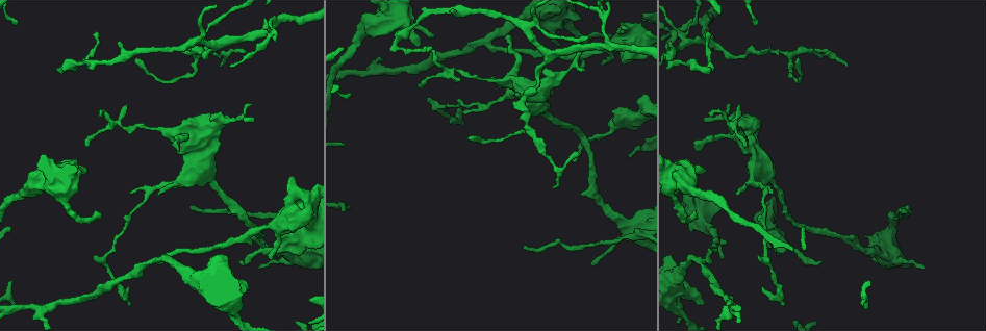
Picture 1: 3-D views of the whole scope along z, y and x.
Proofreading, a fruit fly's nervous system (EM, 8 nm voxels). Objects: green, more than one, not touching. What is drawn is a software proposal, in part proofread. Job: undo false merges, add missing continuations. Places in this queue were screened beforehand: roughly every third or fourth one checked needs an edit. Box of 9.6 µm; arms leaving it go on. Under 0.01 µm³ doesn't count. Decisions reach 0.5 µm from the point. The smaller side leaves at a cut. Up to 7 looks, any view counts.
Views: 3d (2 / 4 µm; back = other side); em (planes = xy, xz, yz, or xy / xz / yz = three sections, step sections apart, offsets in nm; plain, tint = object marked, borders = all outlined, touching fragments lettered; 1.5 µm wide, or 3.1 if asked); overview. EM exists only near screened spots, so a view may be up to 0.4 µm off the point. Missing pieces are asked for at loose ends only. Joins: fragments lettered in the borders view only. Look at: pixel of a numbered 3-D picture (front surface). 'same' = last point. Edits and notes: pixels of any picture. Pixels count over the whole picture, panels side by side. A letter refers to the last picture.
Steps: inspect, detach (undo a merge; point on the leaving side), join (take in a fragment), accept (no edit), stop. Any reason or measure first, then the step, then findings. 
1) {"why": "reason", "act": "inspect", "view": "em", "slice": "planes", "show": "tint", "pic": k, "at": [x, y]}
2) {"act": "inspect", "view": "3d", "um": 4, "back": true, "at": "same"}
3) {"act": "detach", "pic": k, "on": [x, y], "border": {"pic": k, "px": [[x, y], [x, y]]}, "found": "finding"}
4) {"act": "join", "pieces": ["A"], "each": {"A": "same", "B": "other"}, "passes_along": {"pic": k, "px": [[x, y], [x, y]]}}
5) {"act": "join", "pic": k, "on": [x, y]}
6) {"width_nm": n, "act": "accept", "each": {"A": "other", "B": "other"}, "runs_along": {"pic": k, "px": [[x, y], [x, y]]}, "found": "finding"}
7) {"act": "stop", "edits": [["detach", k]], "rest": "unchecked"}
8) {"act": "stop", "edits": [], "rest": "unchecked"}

{"why": "calibre changes", "act": "inspect", "view": "3d", "um": 4, "pic": 1, "at": [680, 279]}

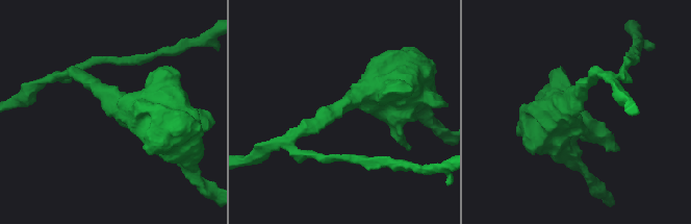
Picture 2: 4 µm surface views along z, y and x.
{"arm_widths_nm": [220, 700], "why": "now the EM", "act": "inspect", "view": "em", "slice": "xz", "step": 4, "show": "tint", "pic": 2, "at": [342, 107]}

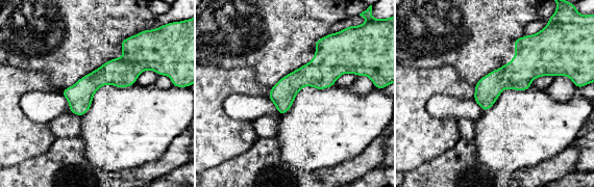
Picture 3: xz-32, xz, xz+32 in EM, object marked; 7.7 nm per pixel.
{"act": "inspect", "view": "em", "slice": "planes", "show": "borders", "at": "same"}

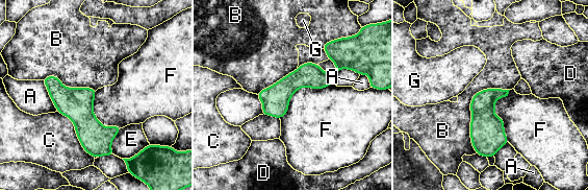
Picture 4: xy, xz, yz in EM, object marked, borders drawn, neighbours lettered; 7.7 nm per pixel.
{"act": "accept", "each": {"A": "other", "B": "other", "C": "other", "D": "other", "E": "other", "F": "other", "G": "other"}, "border": {"pic": 4, "px": [[333, 82], [299, 88], [280, 119]]}, "found": "all the same neuron"}

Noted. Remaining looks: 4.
{"why": "tapers out", "act": "inspect", "view": "3d", "um": 2, "pic": 1, "at": [511, 38]}

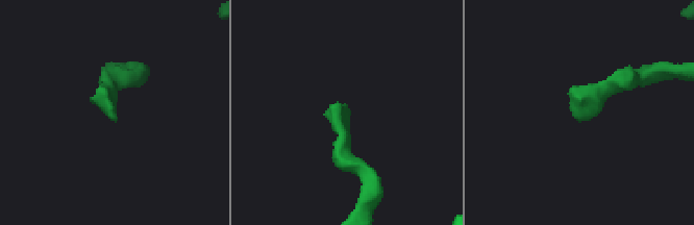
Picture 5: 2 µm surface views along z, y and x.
{"act": "inspect", "view": "em", "slice": "planes", "show": "plain", "pic": 5, "at": [578, 119]}

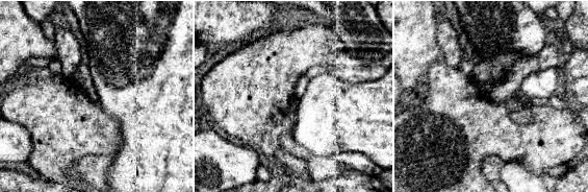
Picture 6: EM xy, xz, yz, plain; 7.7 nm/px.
{"act": "inspect", "view": "em", "slice": "planes", "show": "borders", "at": "same"}

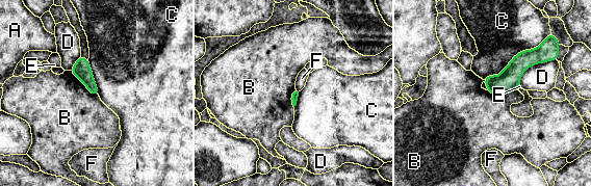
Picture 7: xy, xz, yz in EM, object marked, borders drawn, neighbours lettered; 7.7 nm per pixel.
{"act": "accept", "each": {"A": "other", "B": "other", "C": "other", "D": "other", "E": "other", "F": "other"}, "runs_along": {"pic": 7, "px": [[541, 54], [489, 87]]}, "found": "no lettered fragment goes on from it"}

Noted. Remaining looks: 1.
{"act": "stop", "edits": [], "rest": "unchecked"}

